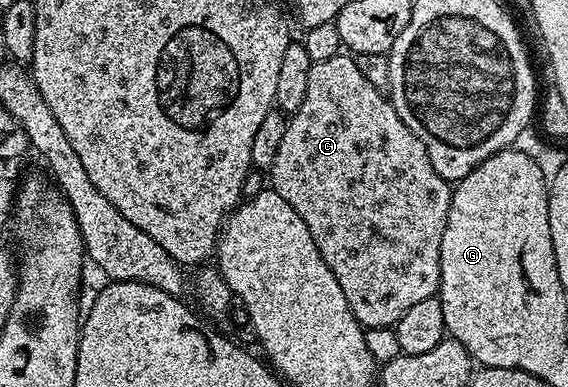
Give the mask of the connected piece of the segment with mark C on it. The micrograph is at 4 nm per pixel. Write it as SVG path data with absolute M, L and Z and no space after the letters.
M338 55L331 59L314 61L311 67L311 75L307 82L307 96L303 99L303 104L299 106L299 111L295 111L288 118L285 130L283 131L283 140L279 143L279 155L275 155L273 165L267 171L267 177L270 177L271 188L307 223L311 231L311 239L315 239L315 247L319 247L319 255L323 255L323 263L331 267L335 279L339 279L339 287L343 287L343 295L347 295L347 303L355 315L355 319L365 329L374 329L375 327L393 327L396 326L403 315L407 315L410 307L415 307L415 303L420 303L422 299L434 296L441 288L441 244L443 243L443 231L447 227L447 215L449 214L449 204L453 198L450 182L442 179L439 171L431 167L431 155L427 155L427 147L399 119L392 101L382 90L371 87L367 83L367 75L359 71L356 60L349 55Z

